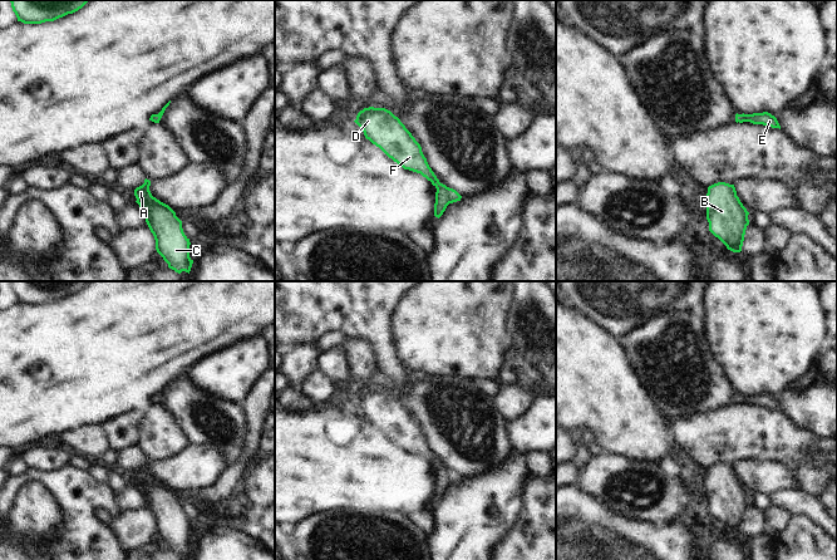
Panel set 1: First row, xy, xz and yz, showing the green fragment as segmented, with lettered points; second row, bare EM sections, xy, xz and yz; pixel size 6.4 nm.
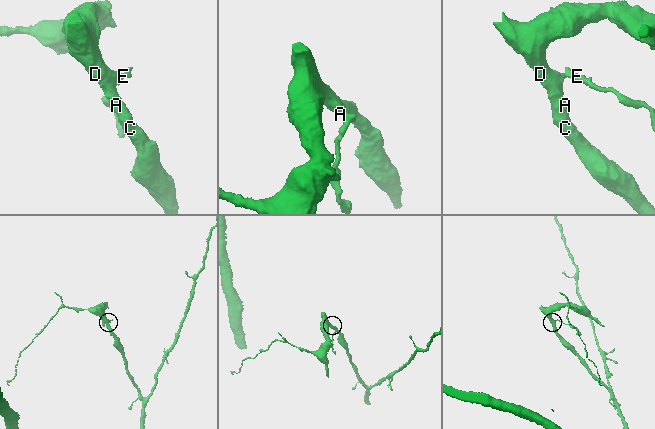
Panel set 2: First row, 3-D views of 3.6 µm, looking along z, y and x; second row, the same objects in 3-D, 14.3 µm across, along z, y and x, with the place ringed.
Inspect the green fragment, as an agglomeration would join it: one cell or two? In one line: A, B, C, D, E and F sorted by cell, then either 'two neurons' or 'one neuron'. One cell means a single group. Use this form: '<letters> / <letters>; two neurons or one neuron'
A B C D E F; one neuron

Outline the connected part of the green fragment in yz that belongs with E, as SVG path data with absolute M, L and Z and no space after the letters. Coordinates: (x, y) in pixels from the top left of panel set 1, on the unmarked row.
M763 393L763 394L753 394L753 396L735 396L735 403L738 404L743 404L743 403L750 403L753 406L763 406L763 407L768 407L772 409L779 409L781 407L777 402L777 399L774 397L772 397L768 393Z

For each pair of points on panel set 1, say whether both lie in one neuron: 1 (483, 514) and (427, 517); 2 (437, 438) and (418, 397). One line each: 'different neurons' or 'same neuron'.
1: different neurons
2: same neuron

